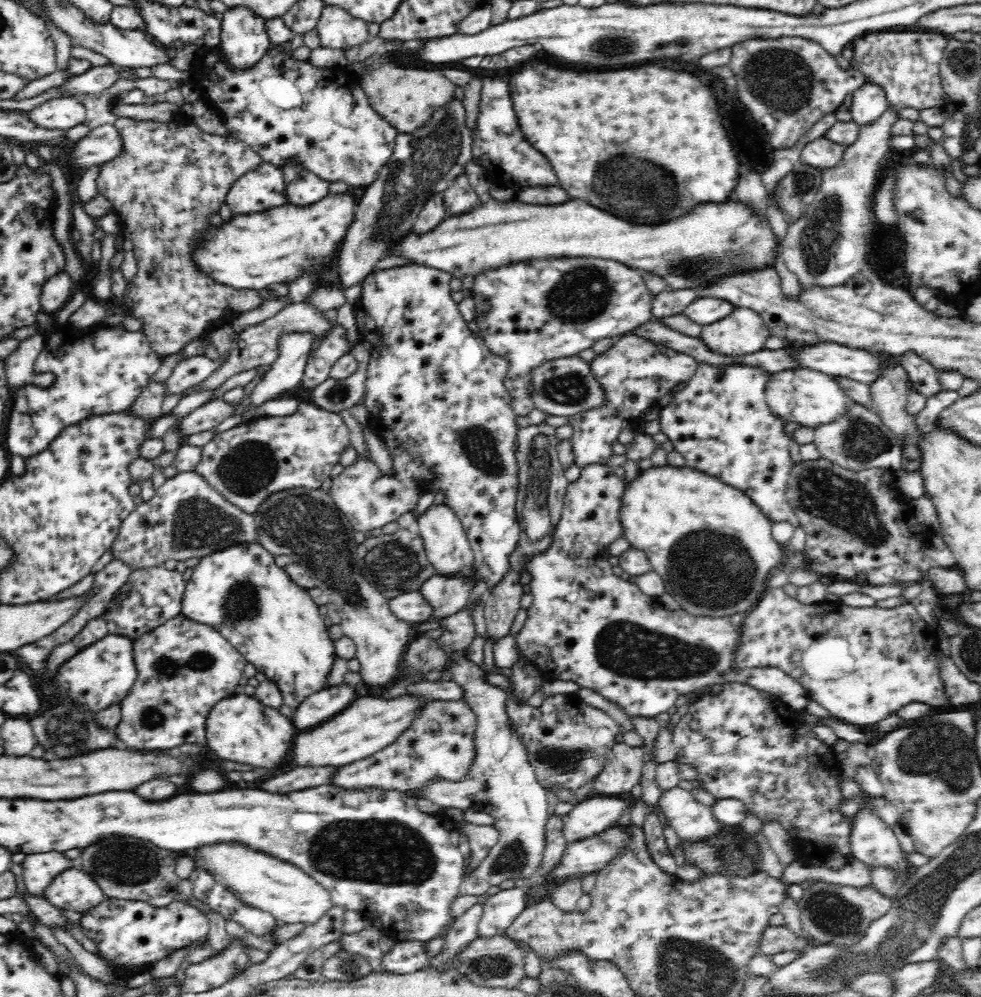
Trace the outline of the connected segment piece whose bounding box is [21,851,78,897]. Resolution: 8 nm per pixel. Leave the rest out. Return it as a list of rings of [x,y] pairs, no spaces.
[[[52,851],[26,855],[21,865],[27,891],[38,897],[44,897],[44,891],[52,880],[64,870],[77,866],[78,861],[66,853]]]

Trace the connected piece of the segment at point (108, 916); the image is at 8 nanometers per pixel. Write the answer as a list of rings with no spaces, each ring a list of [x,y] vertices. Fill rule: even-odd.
[[[105,898],[98,907],[88,910],[82,915],[79,925],[84,934],[91,938],[99,948],[99,954],[97,955],[104,958],[111,970],[115,970],[126,980],[134,973],[148,970],[155,962],[167,957],[173,951],[203,940],[210,930],[210,919],[198,908],[184,904],[182,901],[174,901],[166,907],[158,908],[137,899]]]

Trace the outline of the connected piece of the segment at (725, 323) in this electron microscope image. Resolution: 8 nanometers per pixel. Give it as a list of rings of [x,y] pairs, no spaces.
[[[735,308],[728,316],[702,325],[701,339],[723,356],[744,356],[764,349],[771,336],[763,318],[750,308]]]

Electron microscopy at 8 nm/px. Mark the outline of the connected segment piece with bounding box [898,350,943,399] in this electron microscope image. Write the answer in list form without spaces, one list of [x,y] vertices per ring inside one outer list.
[[[911,350],[898,355],[898,357],[909,376],[909,382],[911,382],[914,391],[923,394],[927,399],[943,391],[938,381],[937,368],[934,368],[927,360],[920,358]]]

